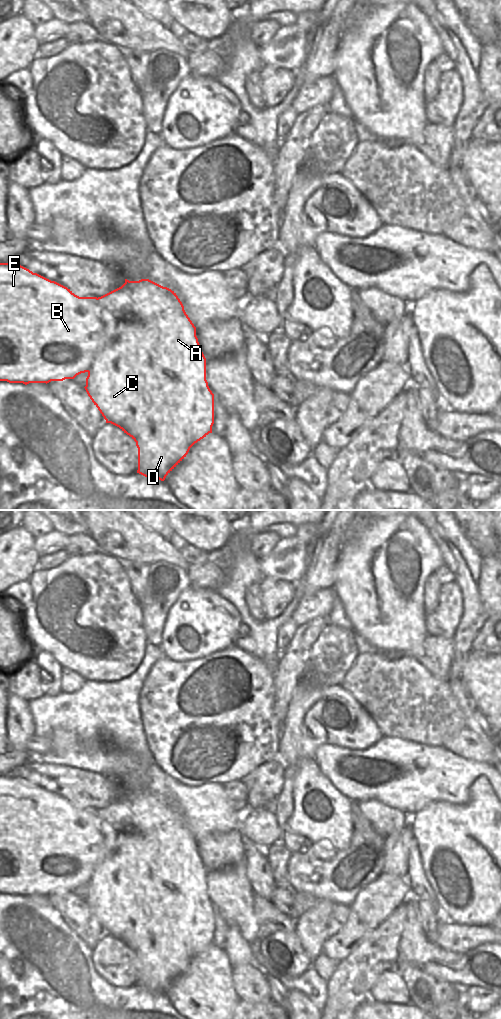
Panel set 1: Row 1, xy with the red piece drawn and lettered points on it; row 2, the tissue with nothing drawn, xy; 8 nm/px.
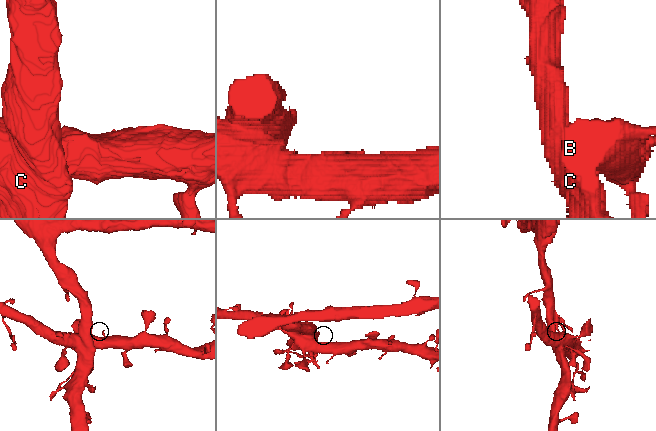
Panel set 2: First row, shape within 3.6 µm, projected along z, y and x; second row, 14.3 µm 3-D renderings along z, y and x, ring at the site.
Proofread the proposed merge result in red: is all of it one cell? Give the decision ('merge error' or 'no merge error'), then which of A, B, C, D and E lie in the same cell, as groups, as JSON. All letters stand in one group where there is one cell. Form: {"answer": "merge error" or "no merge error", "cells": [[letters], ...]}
{"answer": "merge error", "cells": [["A", "C", "D"], ["B", "E"]]}

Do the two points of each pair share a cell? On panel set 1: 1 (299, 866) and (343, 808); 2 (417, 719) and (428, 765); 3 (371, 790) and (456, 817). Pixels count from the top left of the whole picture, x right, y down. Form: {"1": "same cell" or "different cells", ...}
{"1": "different cells", "2": "different cells", "3": "different cells"}

